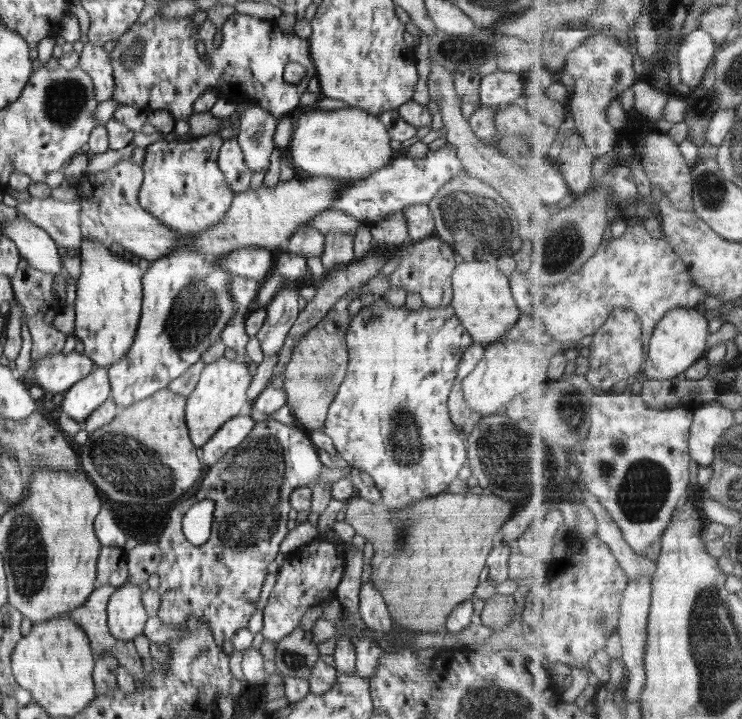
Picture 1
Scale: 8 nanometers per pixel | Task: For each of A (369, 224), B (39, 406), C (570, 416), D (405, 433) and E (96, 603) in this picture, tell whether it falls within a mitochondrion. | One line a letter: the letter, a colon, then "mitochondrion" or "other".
A: other
B: other
C: mitochondrion
D: mitochondrion
E: other

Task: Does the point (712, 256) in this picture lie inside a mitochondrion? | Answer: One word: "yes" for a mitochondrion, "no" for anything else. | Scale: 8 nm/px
no

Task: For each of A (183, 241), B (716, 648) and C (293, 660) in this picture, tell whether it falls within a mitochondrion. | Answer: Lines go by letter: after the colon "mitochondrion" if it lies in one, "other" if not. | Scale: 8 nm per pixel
A: other
B: mitochondrion
C: mitochondrion

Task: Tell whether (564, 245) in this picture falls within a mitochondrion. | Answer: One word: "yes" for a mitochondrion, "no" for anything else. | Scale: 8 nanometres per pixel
yes

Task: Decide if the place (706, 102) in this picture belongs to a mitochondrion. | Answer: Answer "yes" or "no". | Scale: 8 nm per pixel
yes

